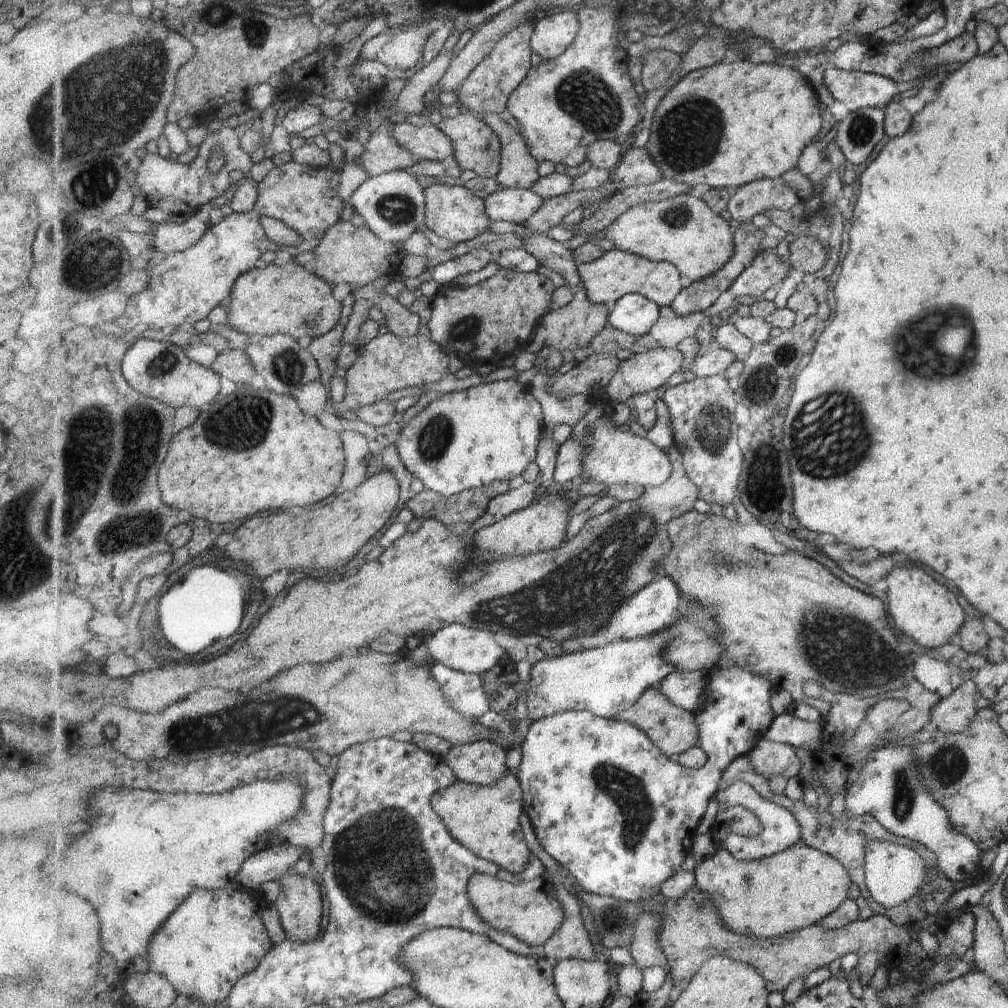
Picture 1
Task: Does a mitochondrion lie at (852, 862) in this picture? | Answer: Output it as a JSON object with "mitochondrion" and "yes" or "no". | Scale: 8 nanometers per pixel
{"mitochondrion":"no"}

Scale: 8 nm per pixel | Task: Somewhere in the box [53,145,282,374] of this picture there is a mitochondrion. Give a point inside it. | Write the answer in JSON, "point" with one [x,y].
{"point":[93,261]}

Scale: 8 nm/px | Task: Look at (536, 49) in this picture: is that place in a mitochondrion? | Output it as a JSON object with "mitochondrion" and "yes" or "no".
{"mitochondrion":"no"}

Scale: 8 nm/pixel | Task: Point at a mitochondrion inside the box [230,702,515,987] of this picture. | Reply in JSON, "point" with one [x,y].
{"point":[372,864]}

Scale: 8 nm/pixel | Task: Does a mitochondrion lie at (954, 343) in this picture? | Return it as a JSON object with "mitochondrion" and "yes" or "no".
{"mitochondrion":"yes"}

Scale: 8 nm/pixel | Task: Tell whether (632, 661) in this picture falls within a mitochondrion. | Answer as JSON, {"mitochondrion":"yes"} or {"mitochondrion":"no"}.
{"mitochondrion":"no"}

